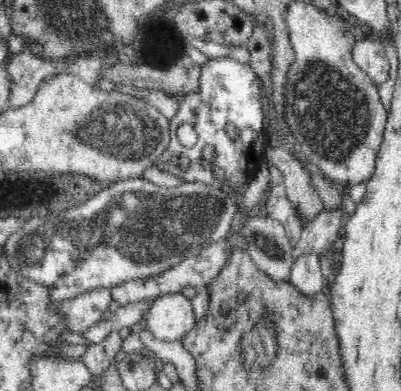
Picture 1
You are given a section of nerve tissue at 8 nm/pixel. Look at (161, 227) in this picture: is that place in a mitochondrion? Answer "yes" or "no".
yes

